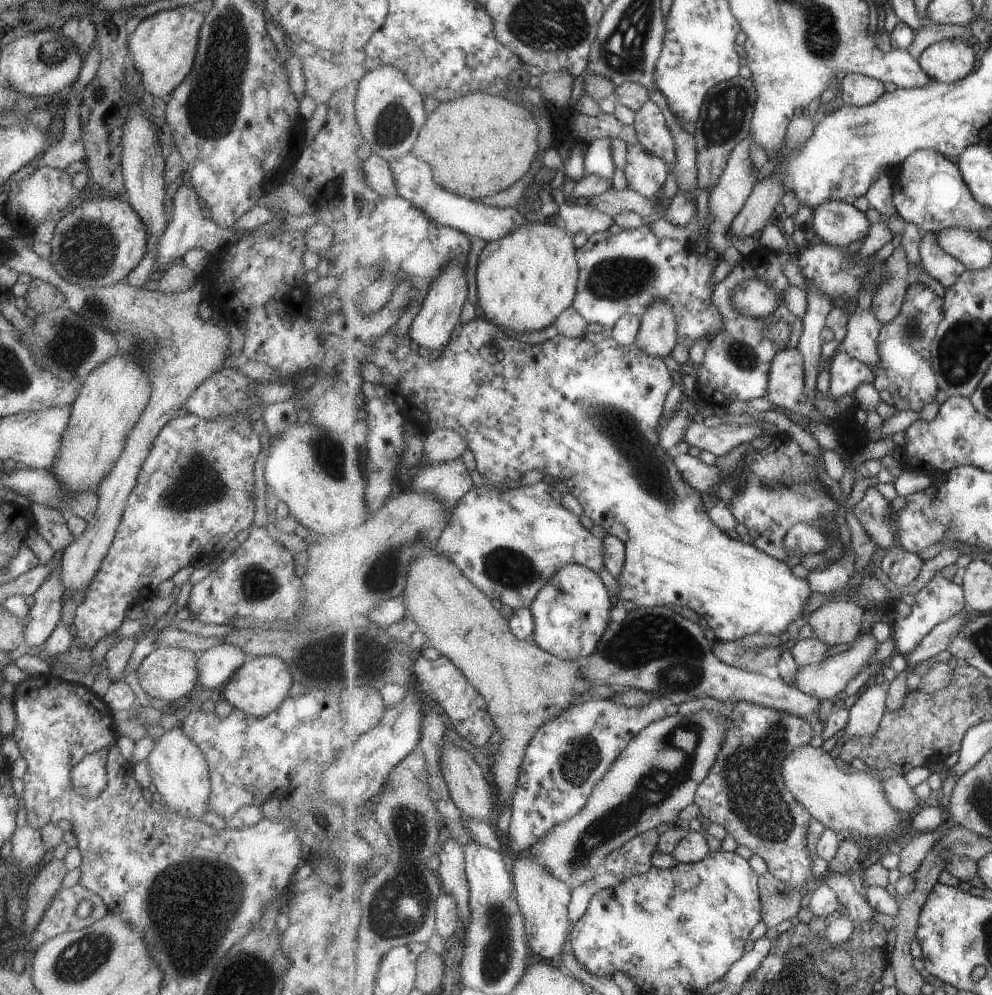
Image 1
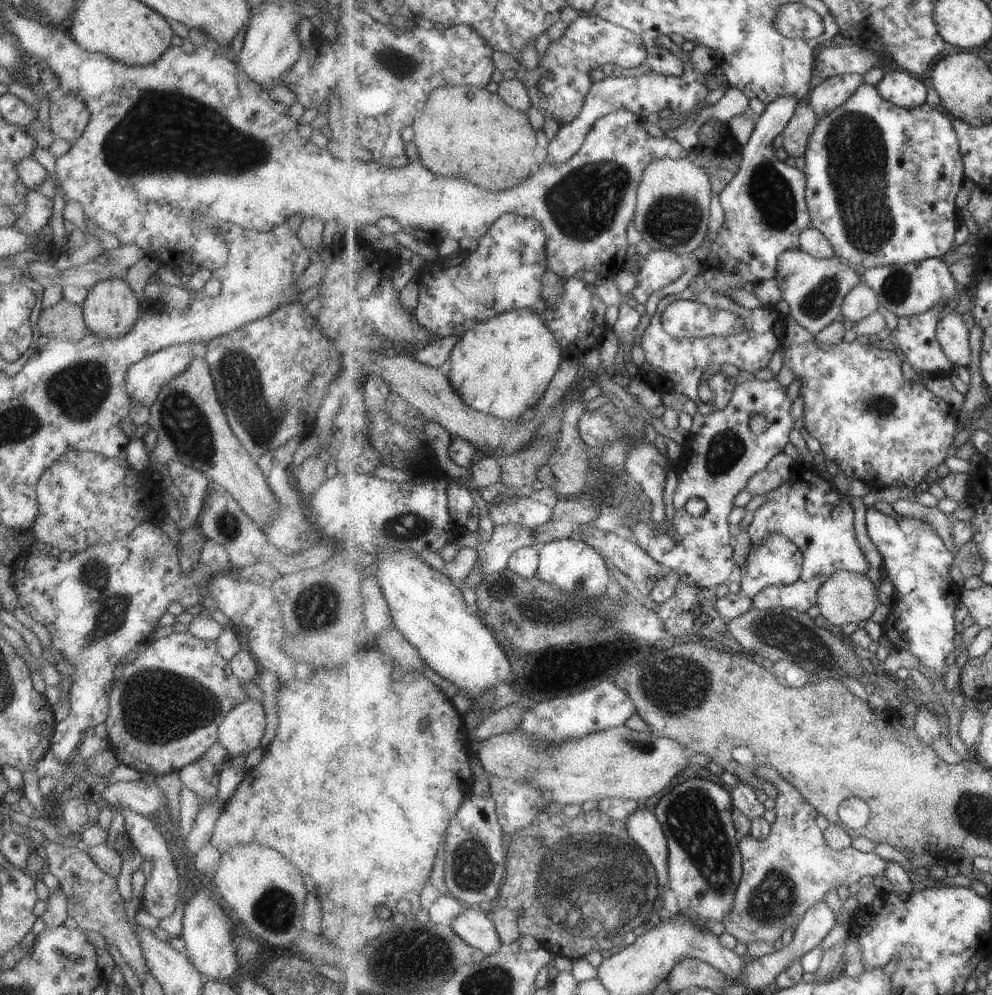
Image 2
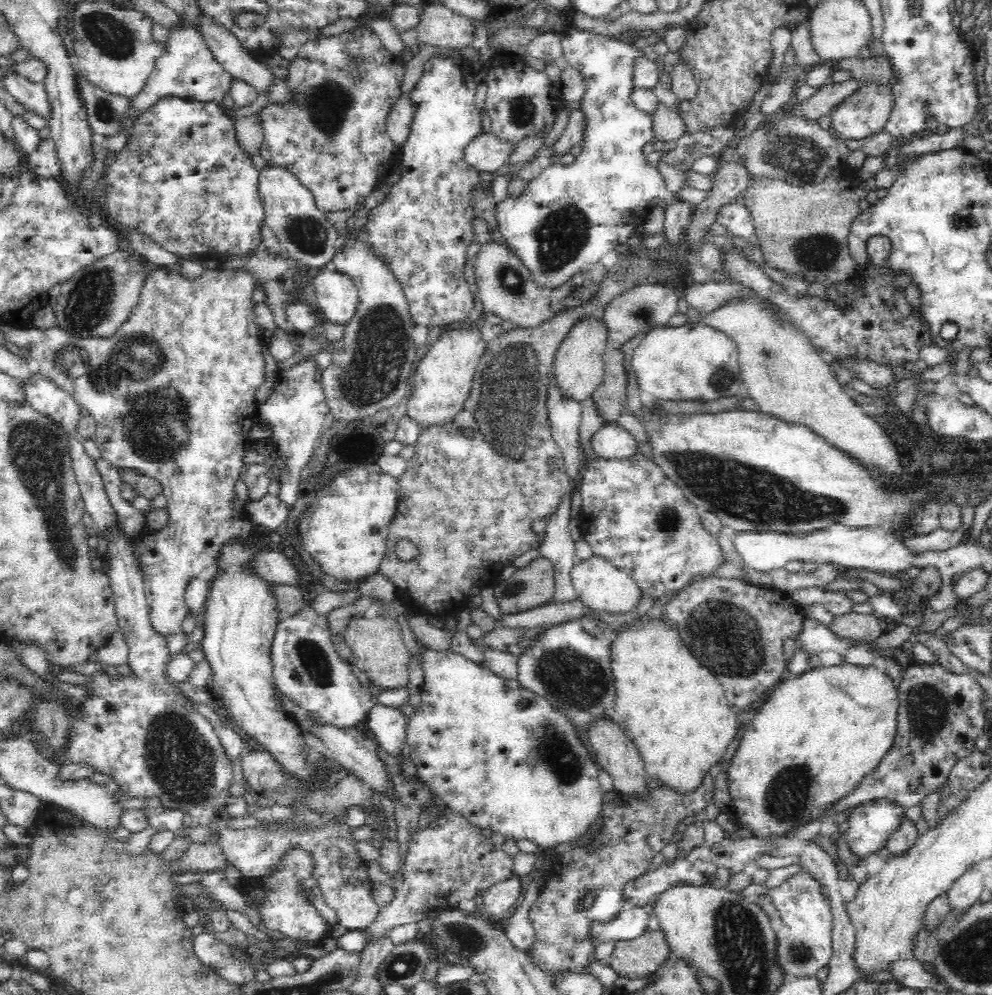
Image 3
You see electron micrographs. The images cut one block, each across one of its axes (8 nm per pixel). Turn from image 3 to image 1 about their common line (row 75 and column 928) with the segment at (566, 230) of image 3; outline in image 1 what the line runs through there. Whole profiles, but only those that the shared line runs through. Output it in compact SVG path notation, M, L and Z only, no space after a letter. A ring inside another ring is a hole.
M940 572L917 595L912 612L907 618L895 617L893 636L896 638L899 652L905 657L912 654L918 644L930 634L940 623L954 618L969 607L963 586L948 580Z

